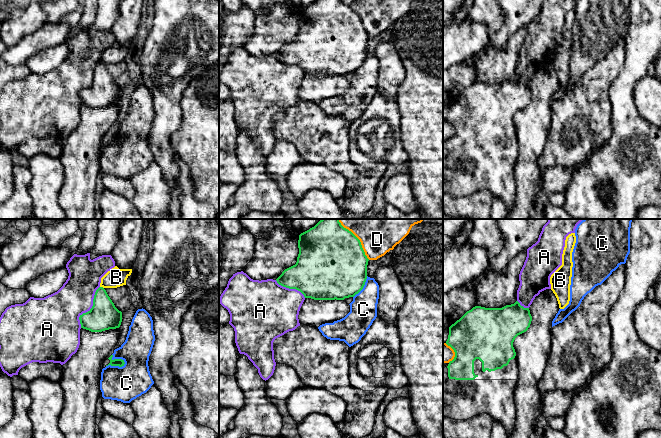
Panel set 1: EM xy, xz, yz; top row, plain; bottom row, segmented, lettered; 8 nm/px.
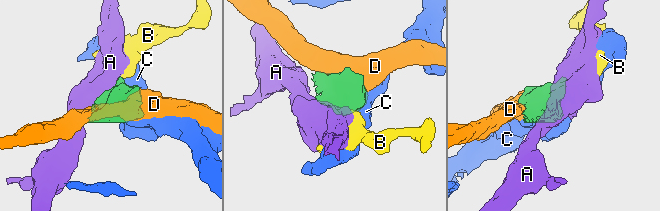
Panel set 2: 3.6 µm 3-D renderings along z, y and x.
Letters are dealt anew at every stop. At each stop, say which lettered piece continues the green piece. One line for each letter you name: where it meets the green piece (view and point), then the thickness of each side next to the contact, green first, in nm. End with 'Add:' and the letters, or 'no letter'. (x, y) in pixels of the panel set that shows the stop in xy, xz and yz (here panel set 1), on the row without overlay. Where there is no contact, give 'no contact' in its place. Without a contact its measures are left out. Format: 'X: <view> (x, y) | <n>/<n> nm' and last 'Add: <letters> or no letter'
Add: no letter

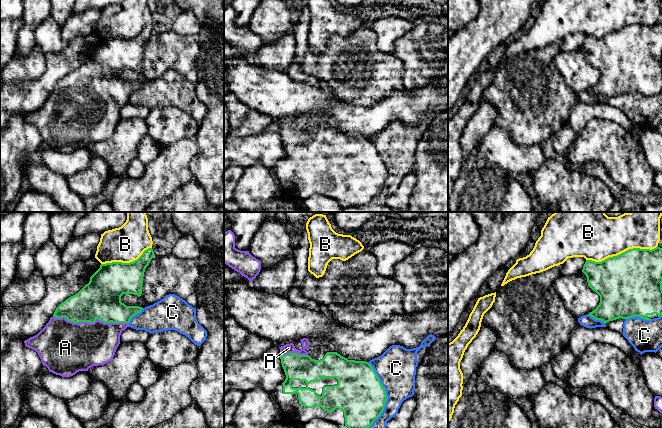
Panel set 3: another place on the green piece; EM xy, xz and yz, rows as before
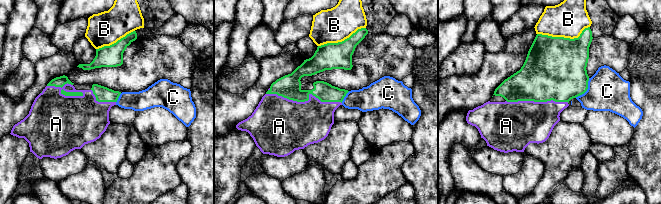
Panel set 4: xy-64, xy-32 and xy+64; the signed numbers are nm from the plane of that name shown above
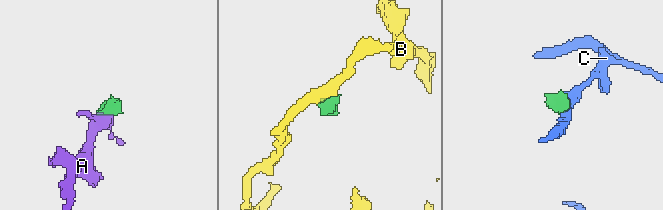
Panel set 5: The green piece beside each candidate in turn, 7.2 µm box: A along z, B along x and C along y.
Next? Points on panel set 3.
A: xy (91, 98) | 320/400 nm
Add: A

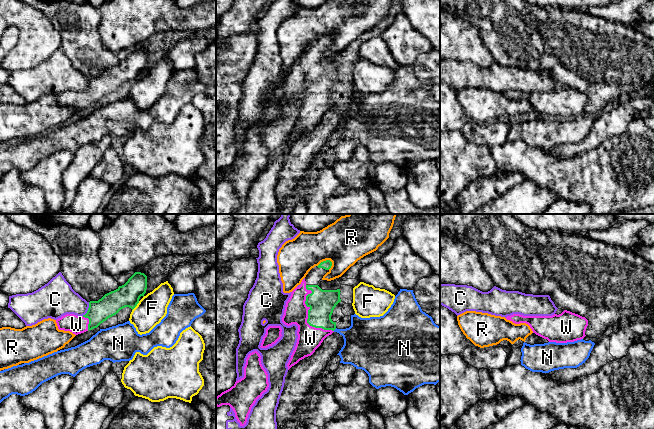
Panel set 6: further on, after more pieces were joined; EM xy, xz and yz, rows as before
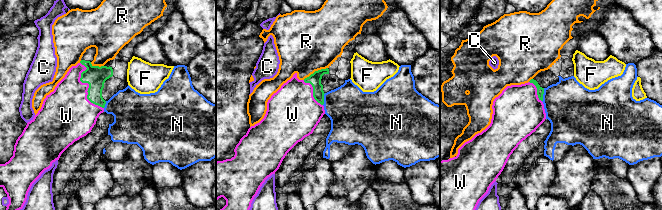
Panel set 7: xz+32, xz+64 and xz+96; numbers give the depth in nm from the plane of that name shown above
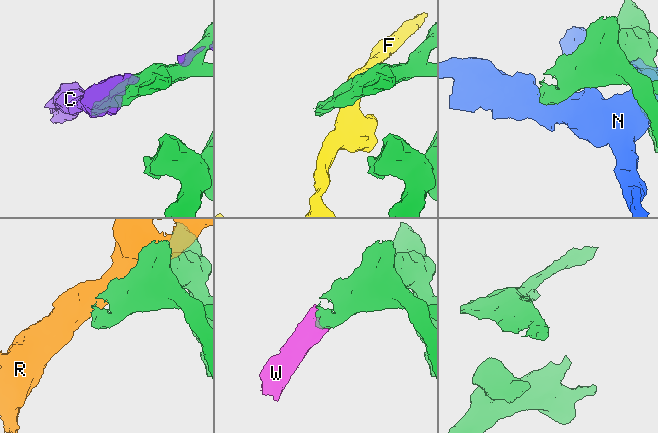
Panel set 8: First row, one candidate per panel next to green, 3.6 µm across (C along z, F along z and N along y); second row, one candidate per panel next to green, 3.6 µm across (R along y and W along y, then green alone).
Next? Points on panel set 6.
W: xz (308, 91) | 200/190 nm
Add: W

